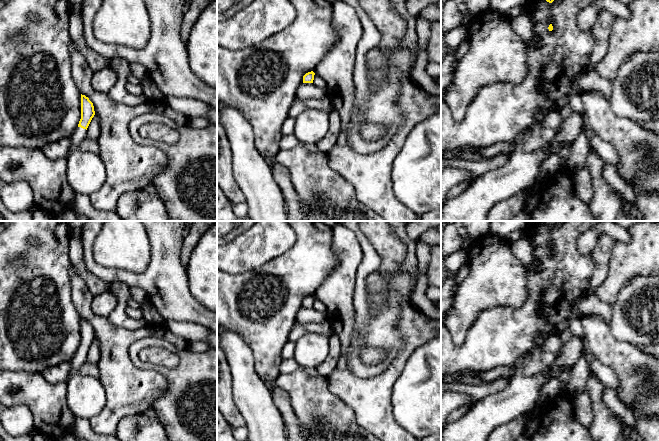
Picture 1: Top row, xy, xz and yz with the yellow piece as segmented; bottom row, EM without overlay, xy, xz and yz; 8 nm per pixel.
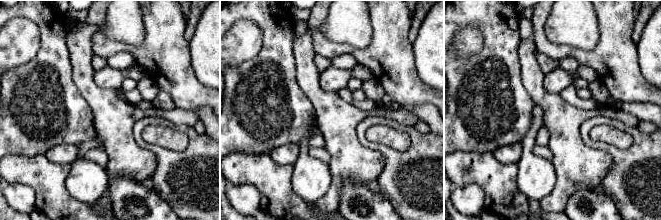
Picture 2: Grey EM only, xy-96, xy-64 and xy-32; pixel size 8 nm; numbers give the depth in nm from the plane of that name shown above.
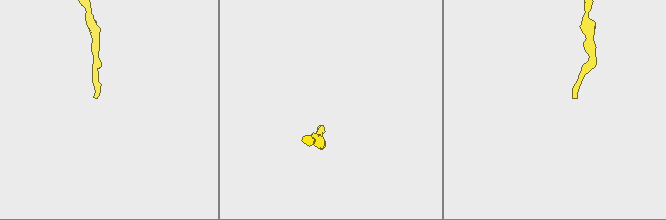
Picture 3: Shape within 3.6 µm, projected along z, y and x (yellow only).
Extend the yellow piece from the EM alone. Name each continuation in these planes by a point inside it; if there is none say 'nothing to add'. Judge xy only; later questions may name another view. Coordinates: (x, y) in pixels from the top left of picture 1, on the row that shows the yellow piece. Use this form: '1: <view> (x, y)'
1: xy (86, 173)

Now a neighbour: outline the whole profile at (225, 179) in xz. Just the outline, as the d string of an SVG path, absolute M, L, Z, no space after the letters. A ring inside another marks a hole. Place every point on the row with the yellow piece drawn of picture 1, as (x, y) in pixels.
M217 100L217 184L233 204L246 203L246 198L233 175L231 147L219 114L220 106Z

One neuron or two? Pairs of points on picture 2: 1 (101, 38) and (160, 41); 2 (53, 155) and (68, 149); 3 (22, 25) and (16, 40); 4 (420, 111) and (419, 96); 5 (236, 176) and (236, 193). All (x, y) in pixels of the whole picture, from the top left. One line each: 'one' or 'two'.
1: one
2: one
3: one
4: two
5: two

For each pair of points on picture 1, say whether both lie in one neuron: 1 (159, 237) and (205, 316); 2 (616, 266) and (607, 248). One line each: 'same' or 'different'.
1: same
2: different

